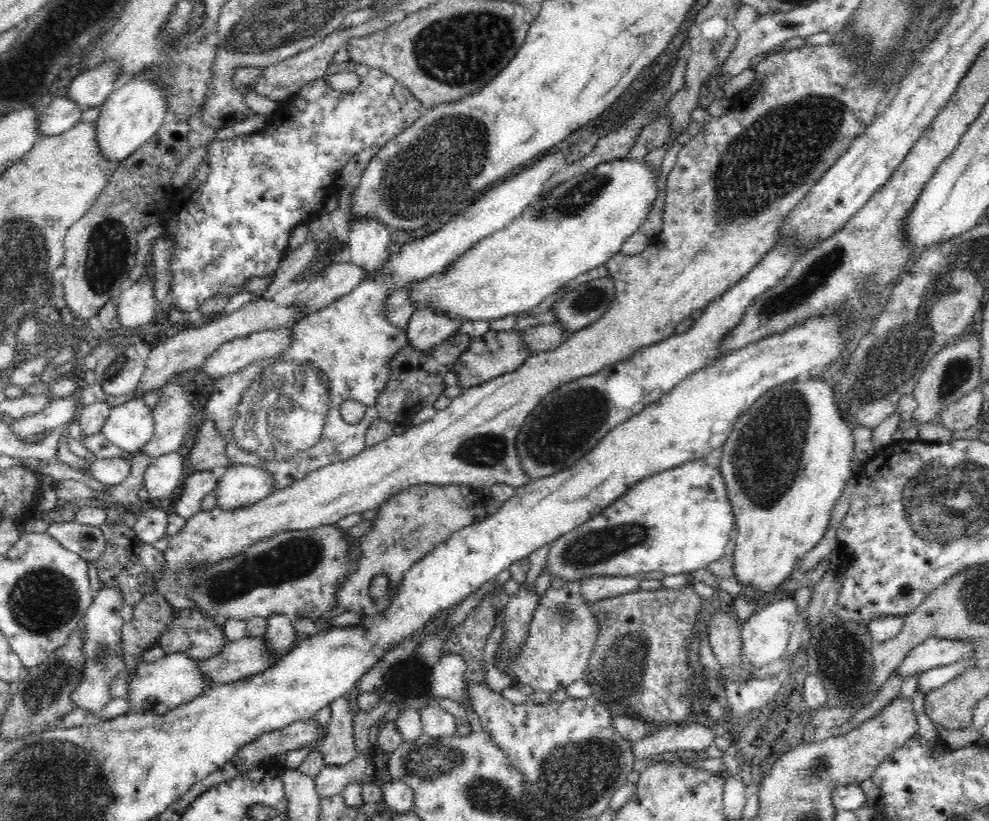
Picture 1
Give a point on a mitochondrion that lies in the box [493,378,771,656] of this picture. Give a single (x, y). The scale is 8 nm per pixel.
(563, 425)

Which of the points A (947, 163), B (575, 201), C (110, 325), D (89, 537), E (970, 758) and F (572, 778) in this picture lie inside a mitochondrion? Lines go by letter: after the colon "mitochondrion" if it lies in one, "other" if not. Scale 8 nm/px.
A: other
B: mitochondrion
C: other
D: other
E: other
F: mitochondrion

